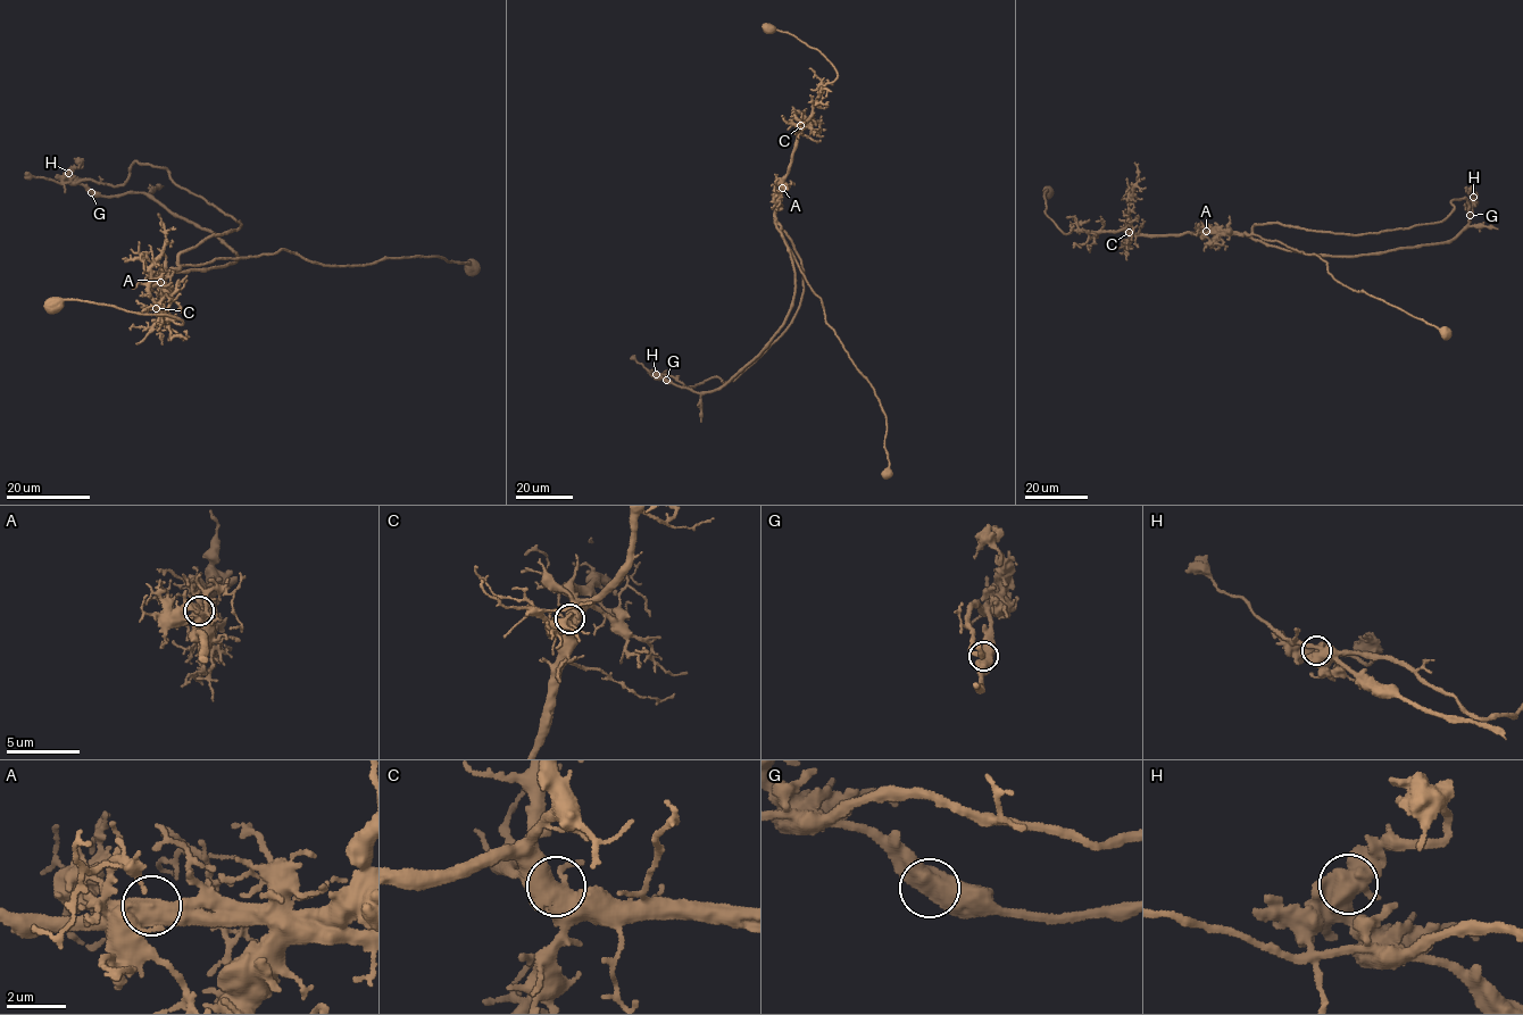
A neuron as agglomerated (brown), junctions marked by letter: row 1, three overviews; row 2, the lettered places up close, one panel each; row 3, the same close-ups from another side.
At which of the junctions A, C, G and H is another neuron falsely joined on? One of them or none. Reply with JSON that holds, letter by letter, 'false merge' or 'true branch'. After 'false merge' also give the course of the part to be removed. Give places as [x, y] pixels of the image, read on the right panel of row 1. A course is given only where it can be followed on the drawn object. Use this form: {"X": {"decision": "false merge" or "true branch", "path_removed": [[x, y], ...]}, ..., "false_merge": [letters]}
{"A": {"decision": "false merge", "path_removed": [[1206, 232], [1407, 229], [1439, 222], [1456, 199], [1470, 214], [1469, 193]]}, "C": {"decision": "true branch"}, "G": {"decision": "true branch"}, "H": {"decision": "true branch"}, "false_merge": ["A"]}

